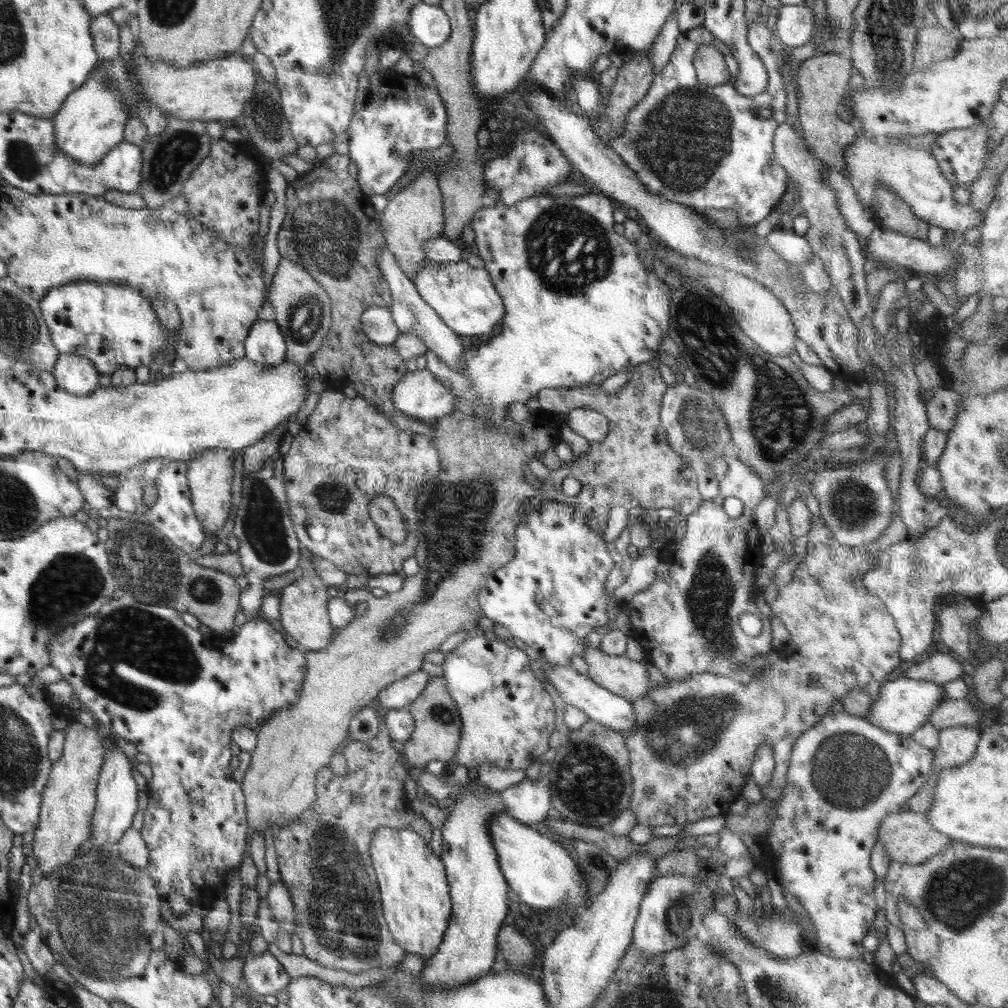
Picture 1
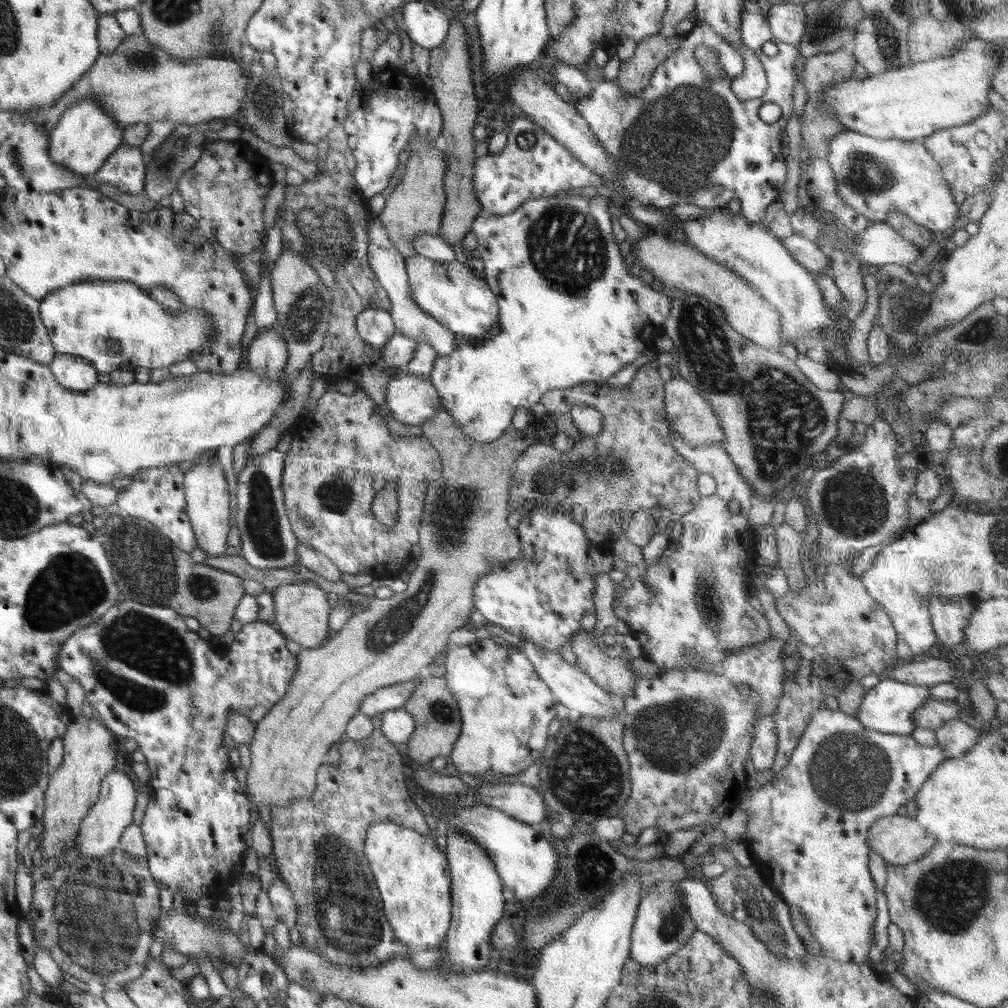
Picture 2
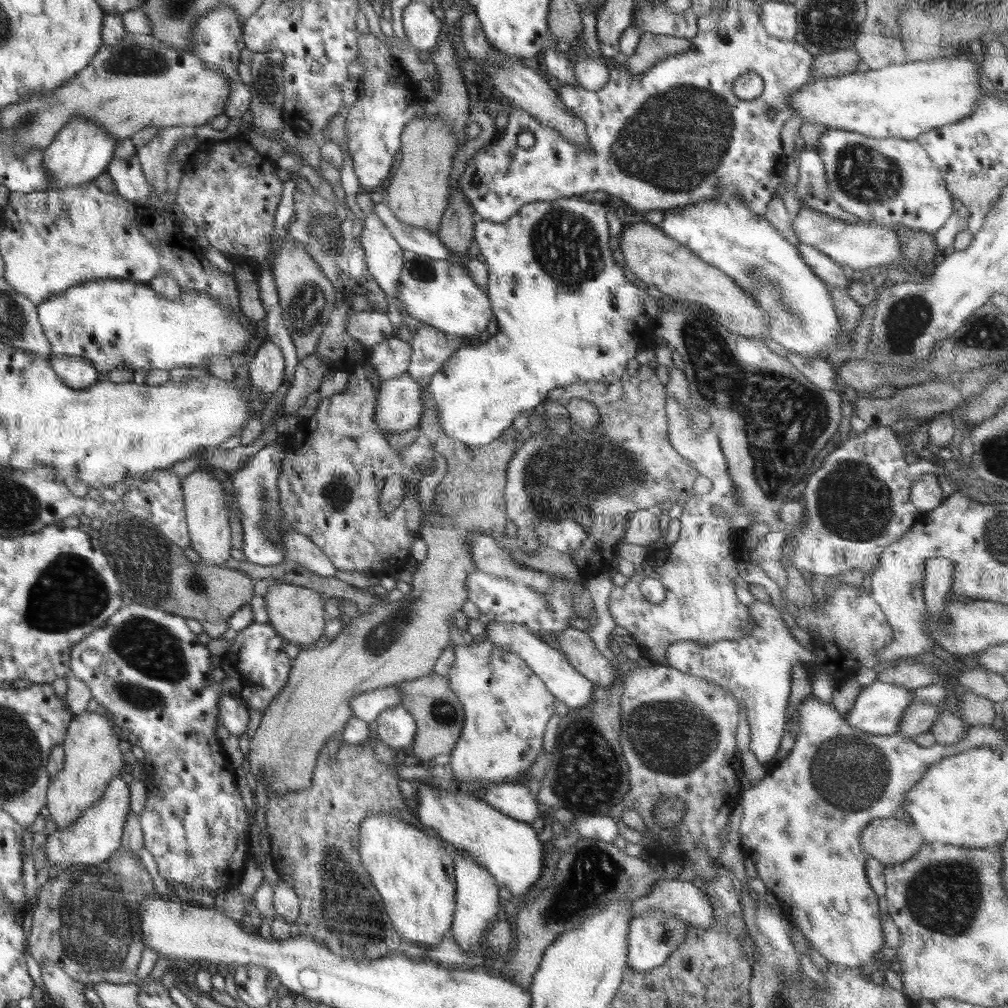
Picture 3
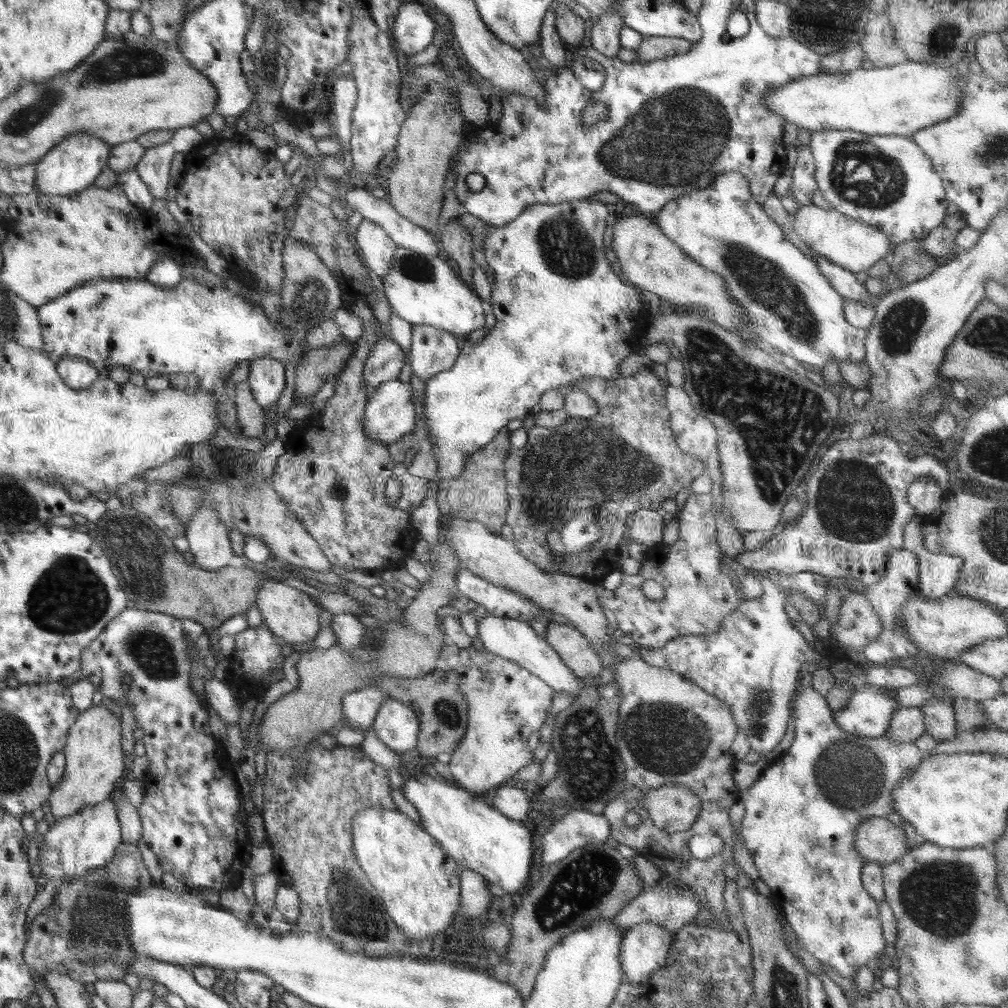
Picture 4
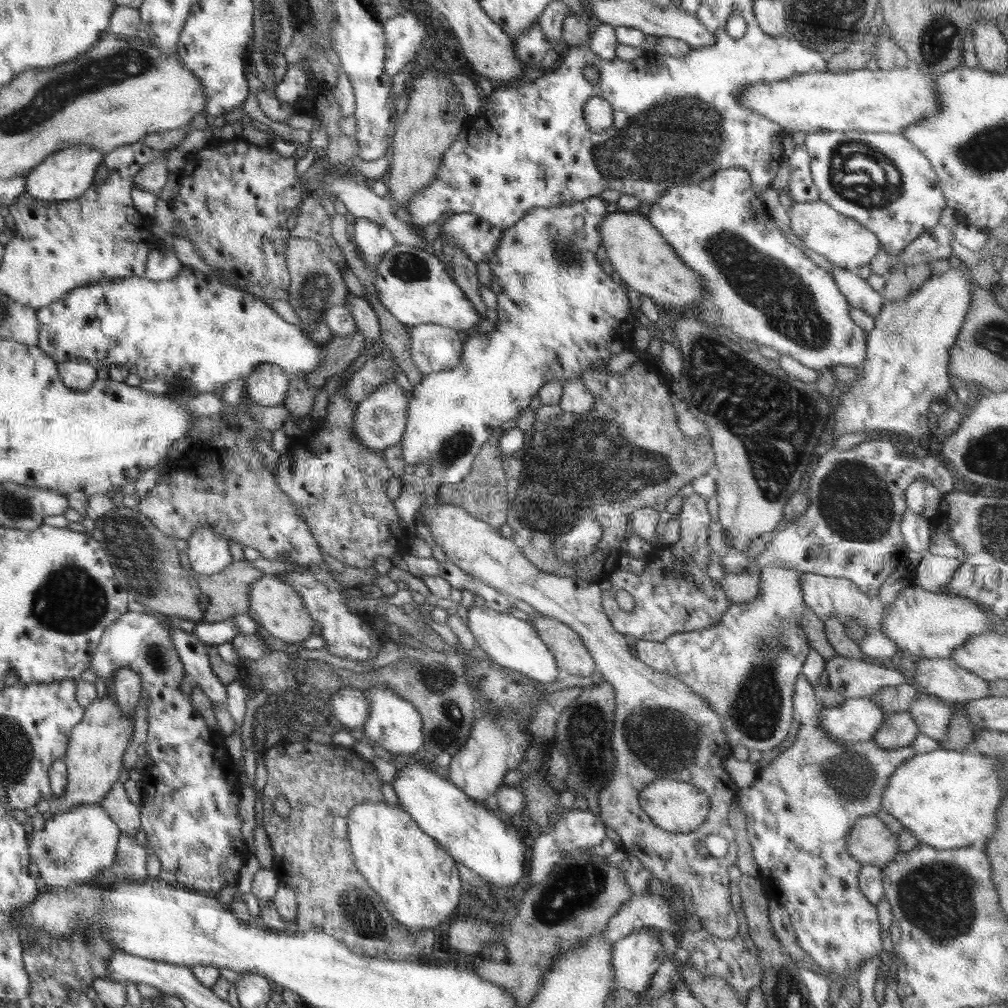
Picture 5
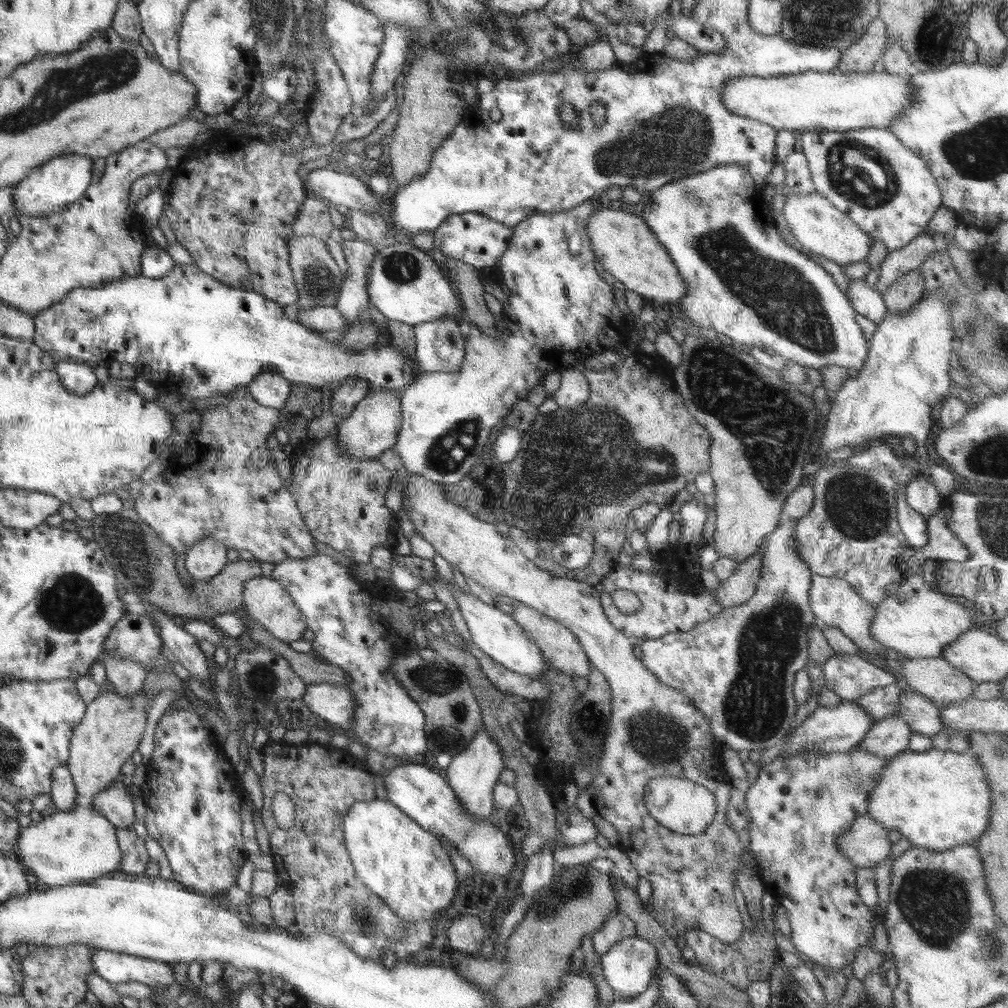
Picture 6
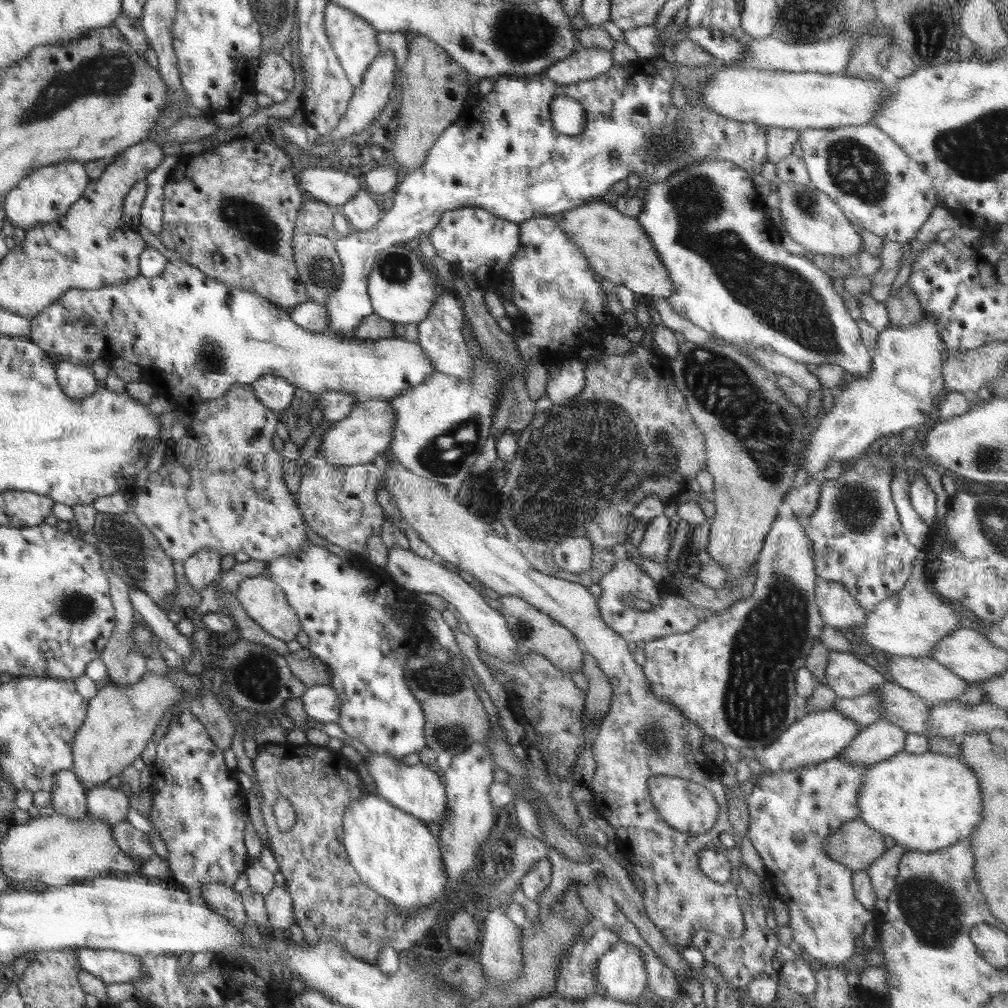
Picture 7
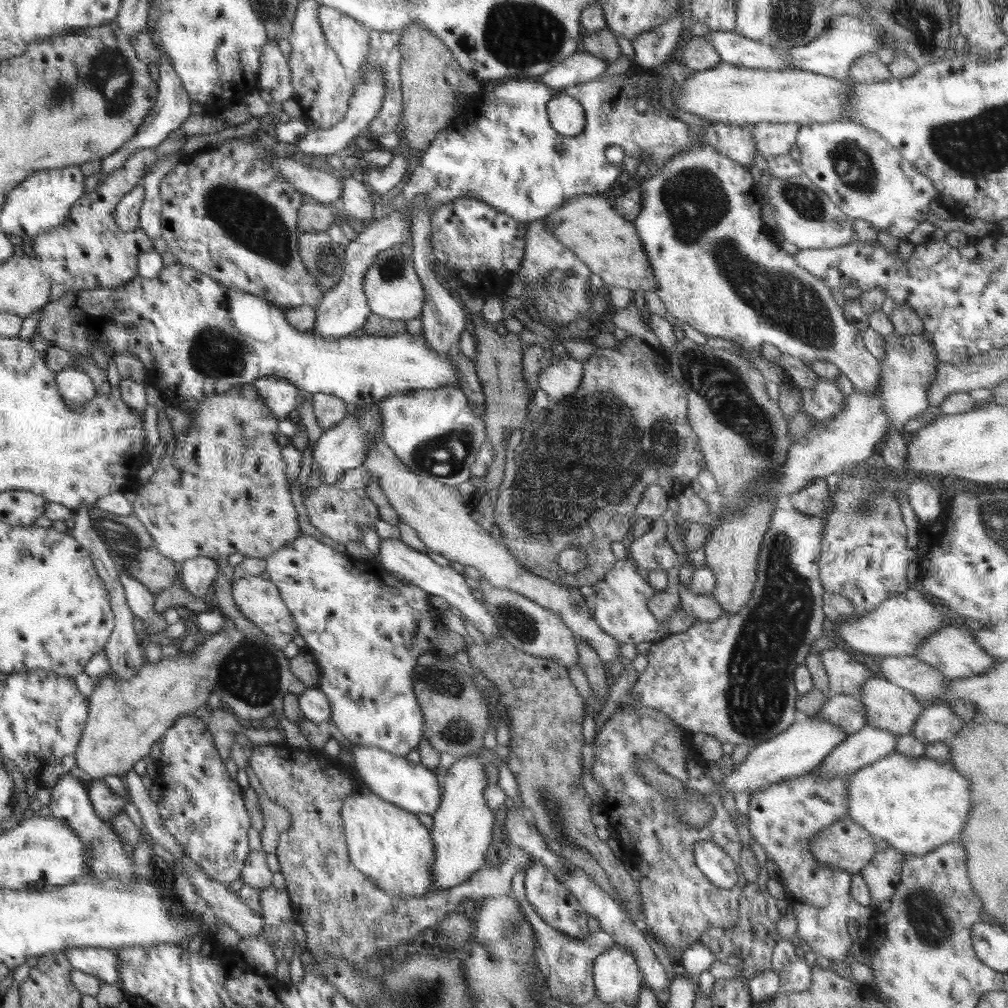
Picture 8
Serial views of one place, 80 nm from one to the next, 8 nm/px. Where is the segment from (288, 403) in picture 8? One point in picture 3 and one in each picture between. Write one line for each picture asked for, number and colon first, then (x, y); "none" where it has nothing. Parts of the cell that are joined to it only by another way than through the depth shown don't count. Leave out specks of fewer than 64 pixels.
3: (266, 369)
4: (266, 378)
5: (268, 385)
6: (270, 389)
7: (276, 393)

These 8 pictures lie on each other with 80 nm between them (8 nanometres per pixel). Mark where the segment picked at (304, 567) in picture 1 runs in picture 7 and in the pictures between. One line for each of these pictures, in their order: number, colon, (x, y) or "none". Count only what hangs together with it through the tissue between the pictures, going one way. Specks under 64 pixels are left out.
2: (301, 611)
3: (296, 613)
4: (292, 615)
5: (278, 607)
6: (265, 600)
7: (265, 602)

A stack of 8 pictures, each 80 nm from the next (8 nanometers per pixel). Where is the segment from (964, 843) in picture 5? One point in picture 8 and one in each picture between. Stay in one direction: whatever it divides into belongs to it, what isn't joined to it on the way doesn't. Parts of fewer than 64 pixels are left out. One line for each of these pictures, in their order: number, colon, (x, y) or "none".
6: (937, 799)
7: (926, 802)
8: (916, 805)

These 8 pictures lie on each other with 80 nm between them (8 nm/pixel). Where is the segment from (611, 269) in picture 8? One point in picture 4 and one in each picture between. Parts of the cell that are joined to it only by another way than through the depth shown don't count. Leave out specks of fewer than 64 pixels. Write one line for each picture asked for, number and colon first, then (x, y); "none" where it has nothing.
4: (651, 262)
5: (643, 259)
6: (620, 240)
7: (618, 250)

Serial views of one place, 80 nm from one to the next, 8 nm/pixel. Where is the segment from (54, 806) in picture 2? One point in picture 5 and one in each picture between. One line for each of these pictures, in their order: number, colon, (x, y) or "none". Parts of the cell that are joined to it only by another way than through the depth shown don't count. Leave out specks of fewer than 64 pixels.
3: (92, 757)
4: (94, 761)
5: (94, 758)

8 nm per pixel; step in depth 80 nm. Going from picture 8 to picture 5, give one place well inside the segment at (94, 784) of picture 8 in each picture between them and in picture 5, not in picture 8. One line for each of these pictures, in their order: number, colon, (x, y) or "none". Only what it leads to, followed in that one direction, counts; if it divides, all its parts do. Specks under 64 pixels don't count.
5: (126, 815)
6: (115, 803)
7: (109, 804)

